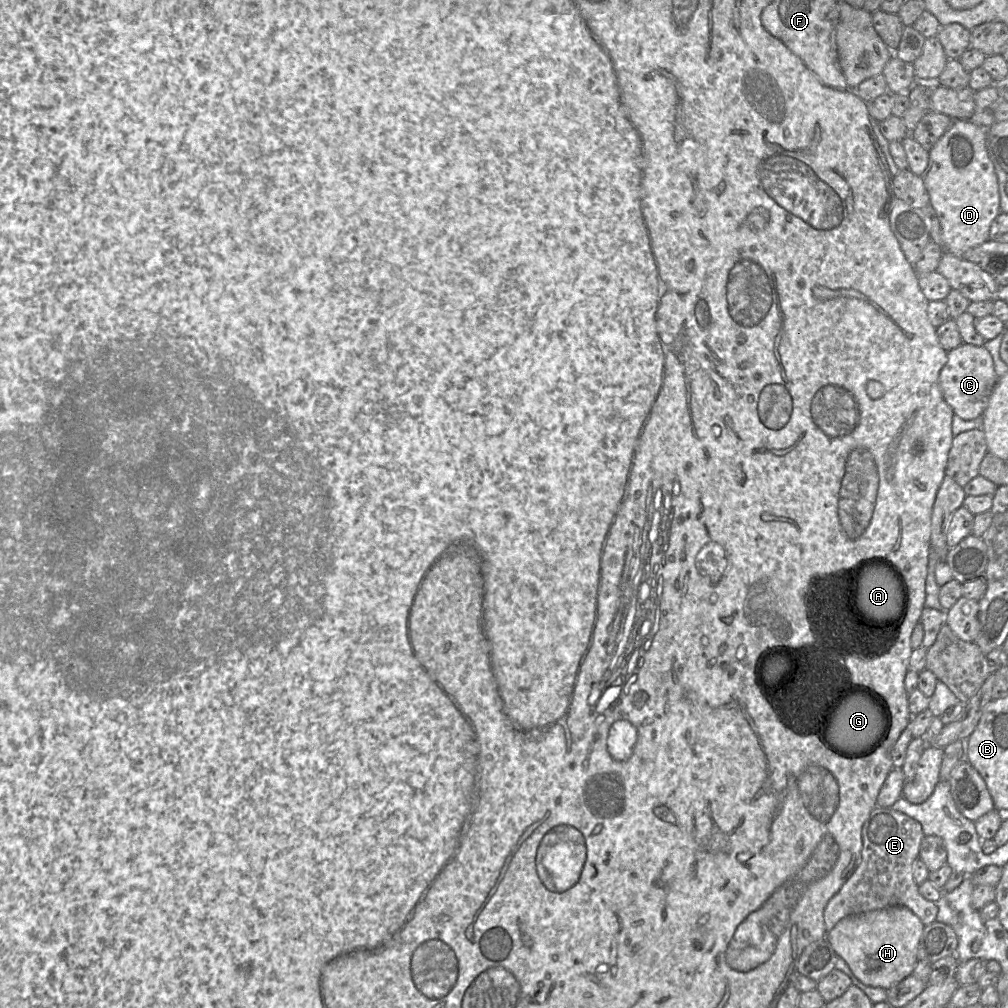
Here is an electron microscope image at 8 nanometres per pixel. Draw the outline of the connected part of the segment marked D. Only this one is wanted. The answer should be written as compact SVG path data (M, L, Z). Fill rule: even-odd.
M954 120L929 152L929 164L923 175L925 188L929 194L941 225L943 251L960 256L968 249L989 240L992 221L1001 212L997 176L987 149L987 129L971 120Z

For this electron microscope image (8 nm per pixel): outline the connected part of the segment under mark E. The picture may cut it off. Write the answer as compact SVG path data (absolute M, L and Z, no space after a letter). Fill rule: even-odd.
M876 806L862 826L861 860L855 871L824 909L824 924L828 933L842 918L890 906L910 909L924 925L936 921L938 907L925 899L913 878L913 862L919 858L924 837L921 824L892 808Z

